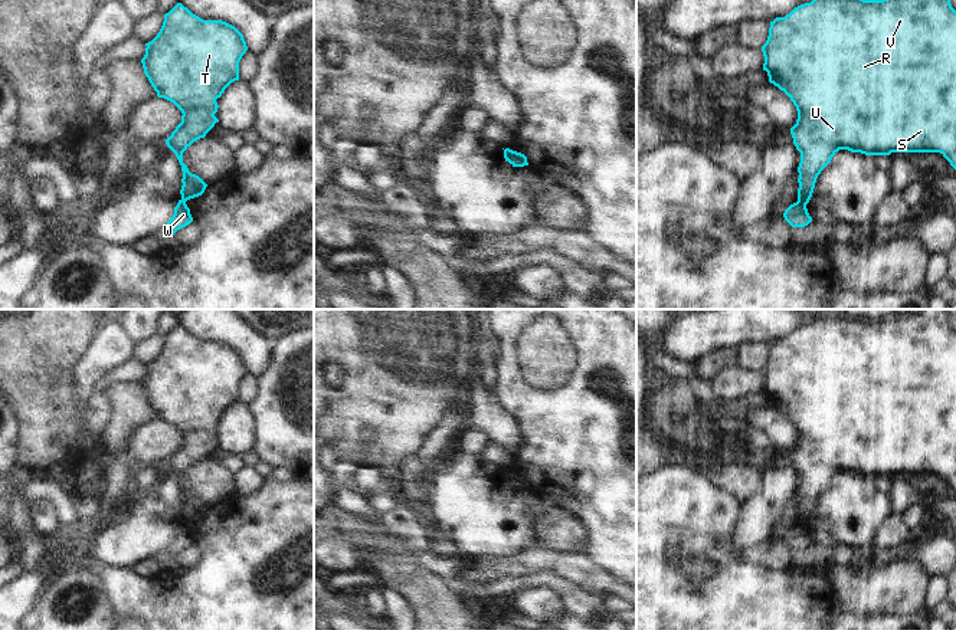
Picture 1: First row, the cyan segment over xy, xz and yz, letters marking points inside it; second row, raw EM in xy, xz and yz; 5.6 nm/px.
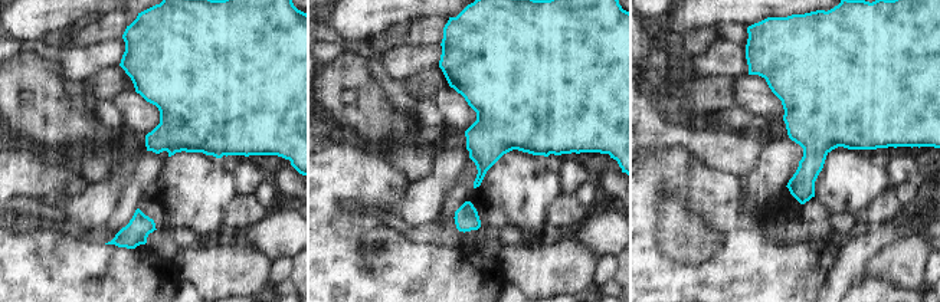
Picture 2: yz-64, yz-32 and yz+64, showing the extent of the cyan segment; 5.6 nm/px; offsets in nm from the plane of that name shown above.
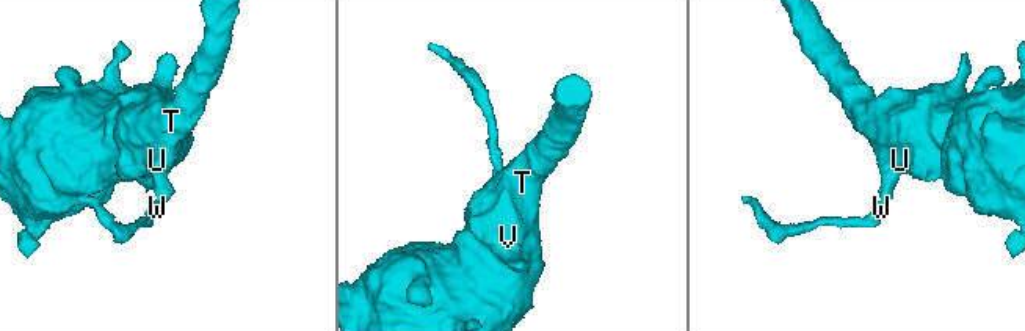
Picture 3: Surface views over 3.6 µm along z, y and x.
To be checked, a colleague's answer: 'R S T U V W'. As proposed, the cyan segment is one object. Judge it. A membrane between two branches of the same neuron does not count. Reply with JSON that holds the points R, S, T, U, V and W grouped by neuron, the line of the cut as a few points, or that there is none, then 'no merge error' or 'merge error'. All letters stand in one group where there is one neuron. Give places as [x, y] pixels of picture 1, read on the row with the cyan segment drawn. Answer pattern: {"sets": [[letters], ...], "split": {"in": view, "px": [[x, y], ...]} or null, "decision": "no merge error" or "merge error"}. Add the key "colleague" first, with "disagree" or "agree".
{"colleague": "disagree", "sets": [["R", "S", "T", "U", "V"], ["W"]], "split": {"in": "yz", "px": [[798, 199], [805, 204]]}, "decision": "merge error"}

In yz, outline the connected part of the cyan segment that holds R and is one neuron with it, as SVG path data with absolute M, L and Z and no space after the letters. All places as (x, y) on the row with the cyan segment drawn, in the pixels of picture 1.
M812 0L770 22L762 52L769 82L783 91L798 111L796 124L790 128L793 144L801 152L798 200L809 203L818 175L839 150L865 155L940 152L956 170L956 10L950 0Z

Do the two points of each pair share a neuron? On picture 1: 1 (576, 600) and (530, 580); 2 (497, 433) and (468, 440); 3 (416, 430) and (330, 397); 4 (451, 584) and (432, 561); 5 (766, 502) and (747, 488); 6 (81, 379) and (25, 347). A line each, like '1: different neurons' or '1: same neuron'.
1: same neuron
2: different neurons
3: same neuron
4: different neurons
5: different neurons
6: different neurons

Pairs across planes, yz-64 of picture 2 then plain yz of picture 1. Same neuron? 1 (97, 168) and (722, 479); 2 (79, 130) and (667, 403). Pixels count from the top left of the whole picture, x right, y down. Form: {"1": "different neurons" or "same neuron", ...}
{"1": "same neuron", "2": "same neuron"}

